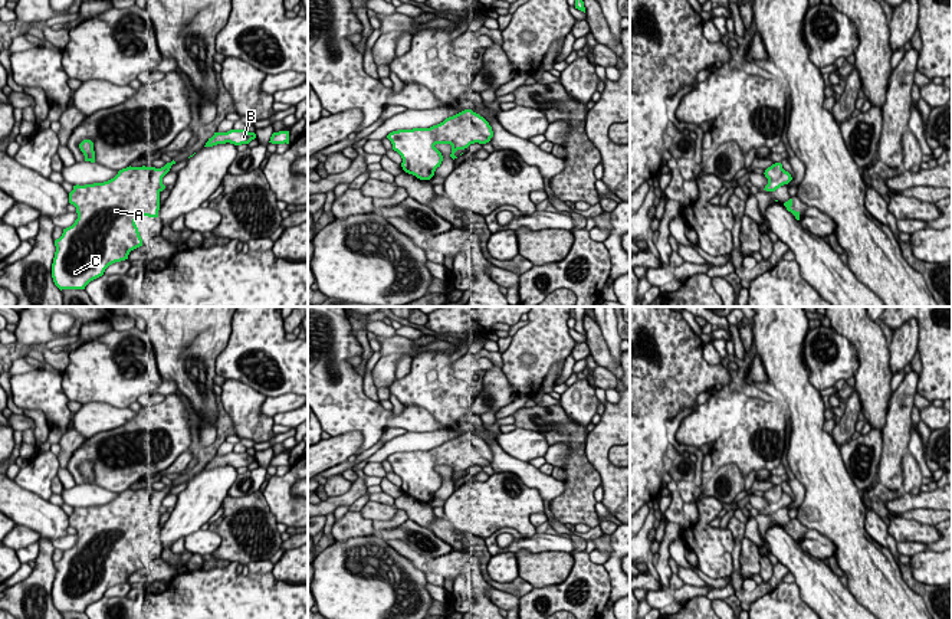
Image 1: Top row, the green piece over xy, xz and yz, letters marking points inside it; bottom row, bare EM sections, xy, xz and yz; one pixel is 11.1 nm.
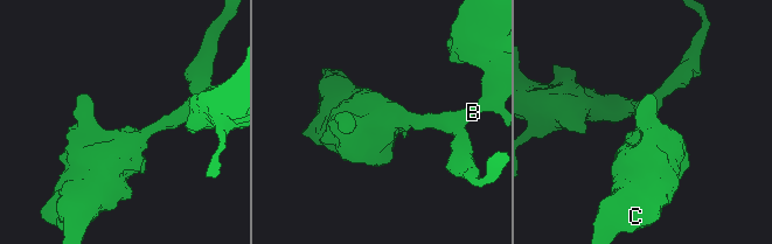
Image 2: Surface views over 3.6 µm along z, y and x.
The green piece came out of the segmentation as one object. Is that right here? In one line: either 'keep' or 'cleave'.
keep

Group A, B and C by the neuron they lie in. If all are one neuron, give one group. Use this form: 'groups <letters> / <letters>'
groups A B C

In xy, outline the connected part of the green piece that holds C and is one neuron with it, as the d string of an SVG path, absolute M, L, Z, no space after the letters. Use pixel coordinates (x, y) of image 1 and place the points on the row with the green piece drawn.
M174 160L161 168L129 166L108 181L73 186L69 203L76 207L78 219L55 240L52 263L52 278L60 291L85 289L91 281L102 276L109 265L128 259L131 250L142 246L135 220L138 216L158 217L160 193L165 189L163 177L173 164Z

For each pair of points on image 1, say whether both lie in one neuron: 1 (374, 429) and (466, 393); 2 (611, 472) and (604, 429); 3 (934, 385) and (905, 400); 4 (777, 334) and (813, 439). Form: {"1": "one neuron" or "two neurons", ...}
{"1": "two neurons", "2": "one neuron", "3": "two neurons", "4": "one neuron"}

